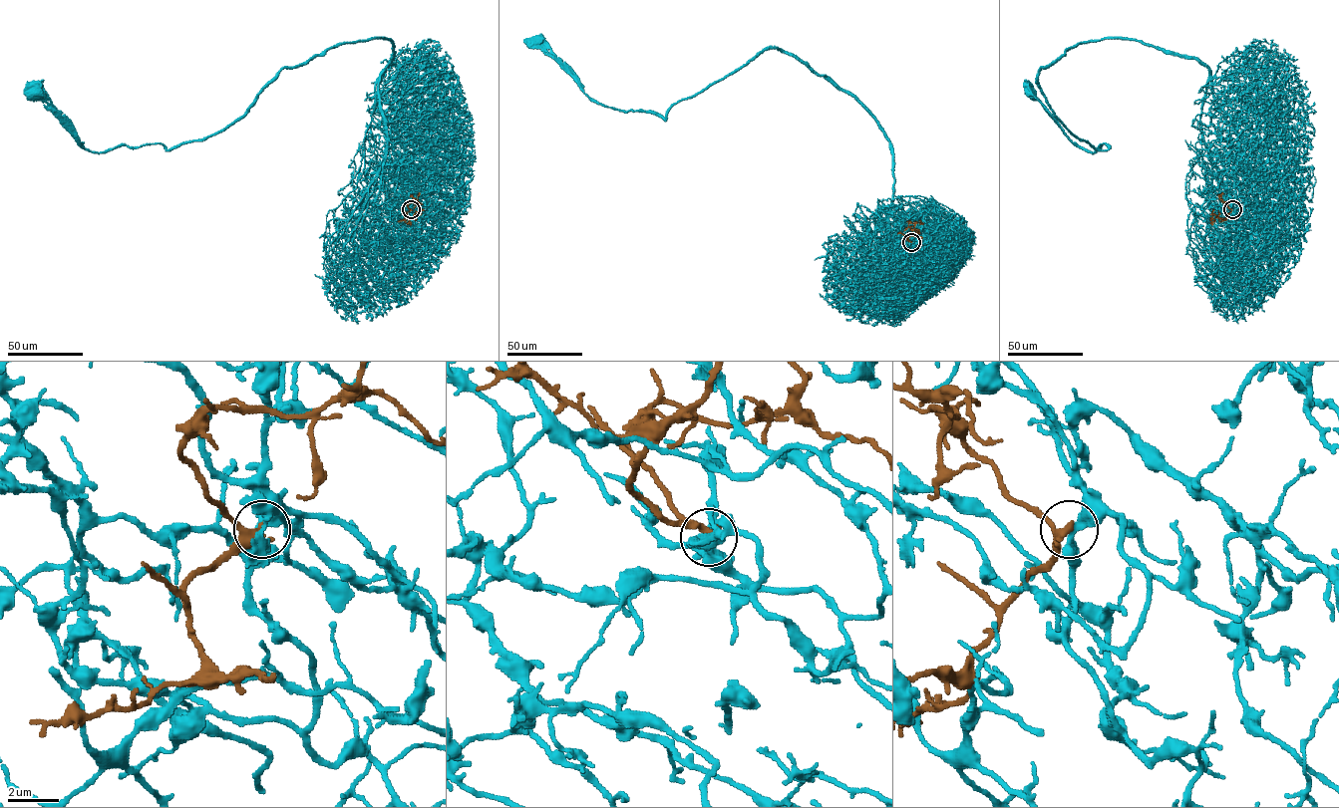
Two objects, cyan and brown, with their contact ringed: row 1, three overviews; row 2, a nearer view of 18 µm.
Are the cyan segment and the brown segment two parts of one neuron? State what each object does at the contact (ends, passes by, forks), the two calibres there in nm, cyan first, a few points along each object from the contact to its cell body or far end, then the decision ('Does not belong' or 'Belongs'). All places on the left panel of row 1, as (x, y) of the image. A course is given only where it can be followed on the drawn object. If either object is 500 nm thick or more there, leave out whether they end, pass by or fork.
At the ring cyan passes by. At the ring brown passes by. Thickness 400 nm (cyan) against 240 nm. Course of cyan: (411, 209), (378, 176), (388, 39), (285, 67), (242, 116), (168, 150), (88, 150), (31, 92). Course of brown: (411, 209), (407, 216), (414, 217), (415, 213), (410, 223), (407, 222). Does not belong

